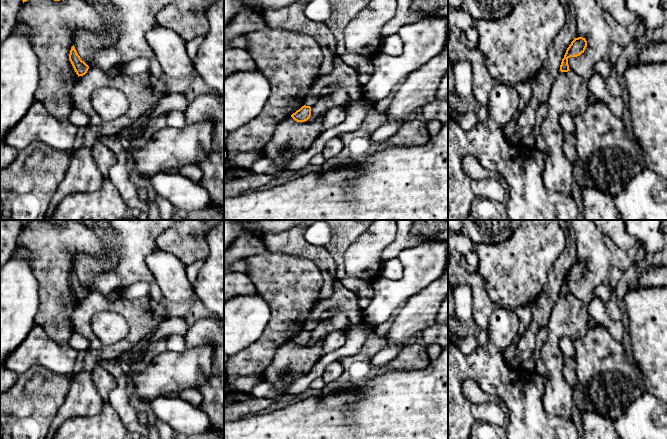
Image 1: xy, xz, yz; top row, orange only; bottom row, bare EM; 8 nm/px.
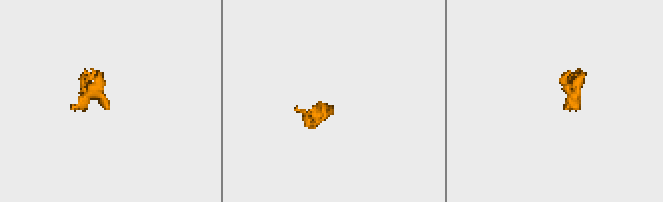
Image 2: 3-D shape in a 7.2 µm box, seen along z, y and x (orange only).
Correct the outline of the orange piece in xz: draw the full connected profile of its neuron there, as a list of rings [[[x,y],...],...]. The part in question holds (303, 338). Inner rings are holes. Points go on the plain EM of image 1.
[[[302,330],[299,334],[291,339],[291,341],[297,346],[305,346],[311,340],[311,331],[310,330]]]

